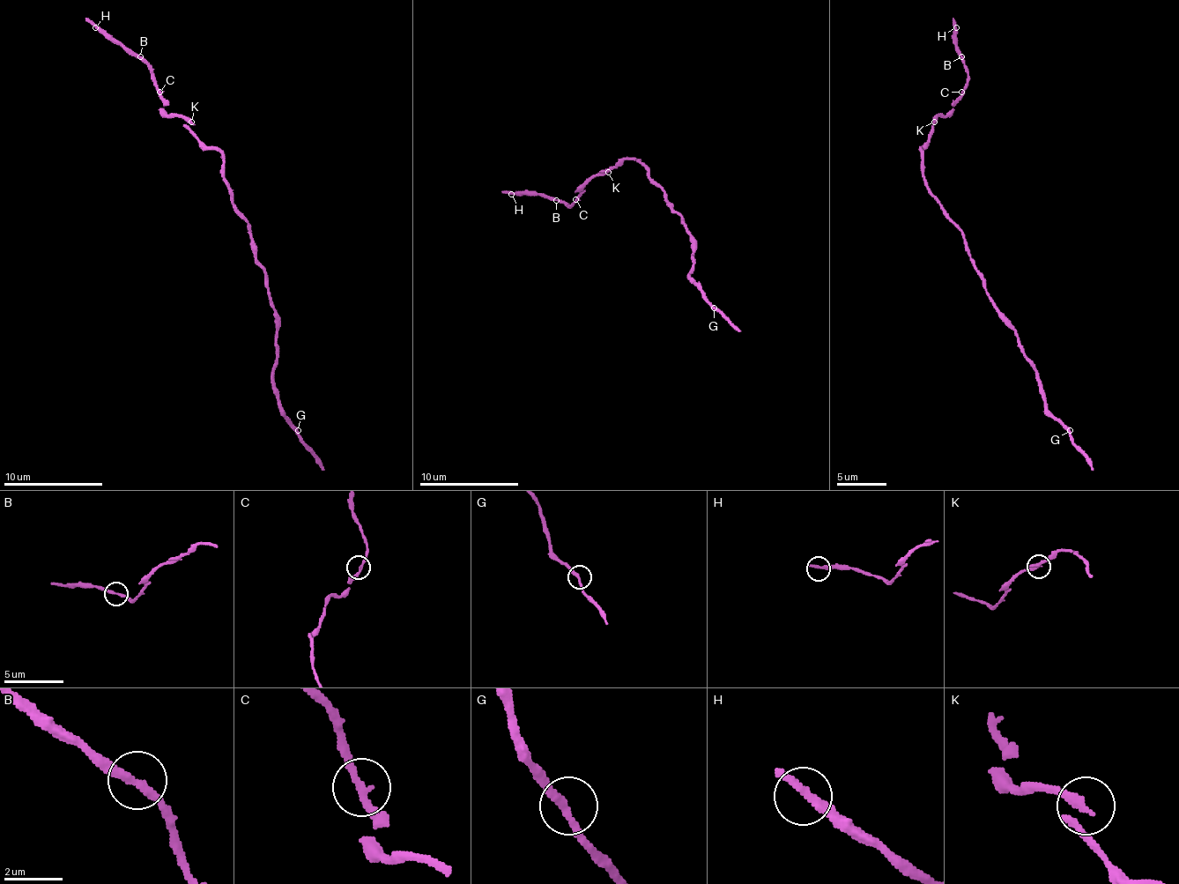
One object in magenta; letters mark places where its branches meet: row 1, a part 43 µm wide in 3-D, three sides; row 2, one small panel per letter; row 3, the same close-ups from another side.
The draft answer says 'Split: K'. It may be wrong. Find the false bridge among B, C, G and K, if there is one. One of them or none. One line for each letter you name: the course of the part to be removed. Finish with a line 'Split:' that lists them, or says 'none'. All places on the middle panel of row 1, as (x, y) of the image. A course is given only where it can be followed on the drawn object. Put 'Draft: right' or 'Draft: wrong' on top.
Draft: wrong
Split: none

